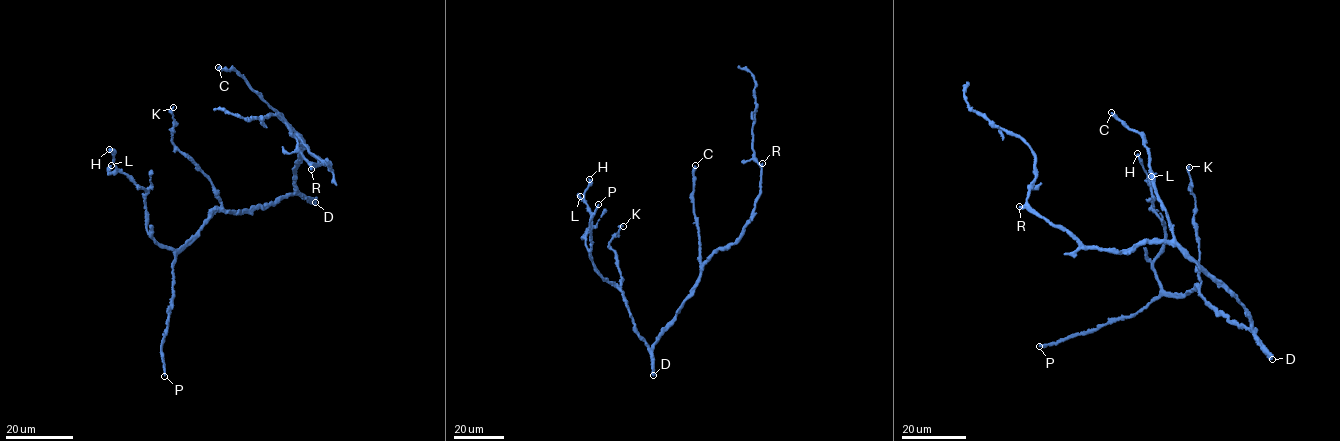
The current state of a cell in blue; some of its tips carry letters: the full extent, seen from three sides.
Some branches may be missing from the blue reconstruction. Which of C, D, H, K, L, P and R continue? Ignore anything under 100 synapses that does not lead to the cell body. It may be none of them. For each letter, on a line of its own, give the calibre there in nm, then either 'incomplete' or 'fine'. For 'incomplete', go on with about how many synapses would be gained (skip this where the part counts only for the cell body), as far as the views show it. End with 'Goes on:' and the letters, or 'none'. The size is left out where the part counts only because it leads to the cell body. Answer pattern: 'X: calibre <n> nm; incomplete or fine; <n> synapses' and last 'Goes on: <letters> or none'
C: calibre 320 nm; fine
D: calibre 500 nm; fine
H: calibre 280 nm; fine
K: calibre 170 nm; fine
L: calibre 440 nm; fine
P: calibre 240 nm; incomplete; 150 synapses
R: calibre 240 nm; fine
Goes on: P

